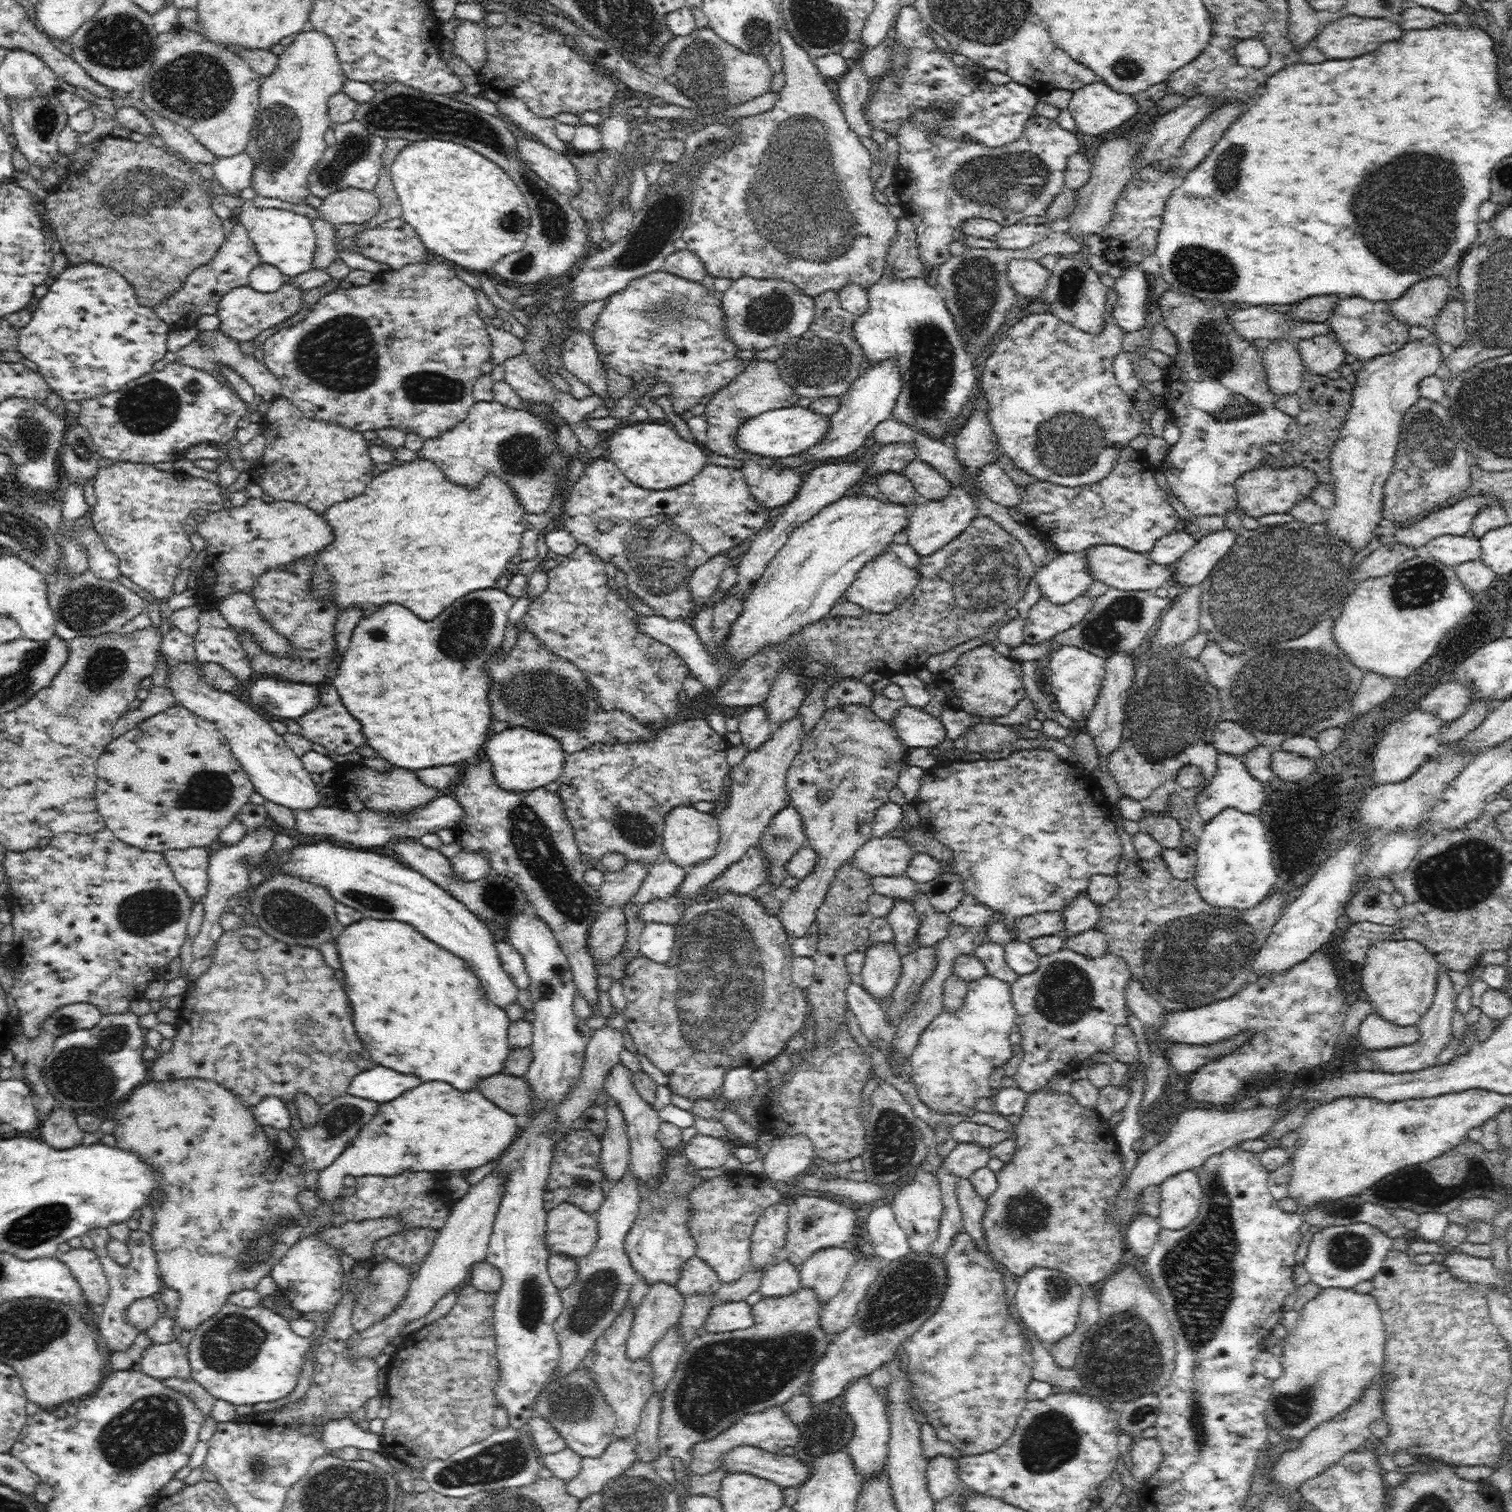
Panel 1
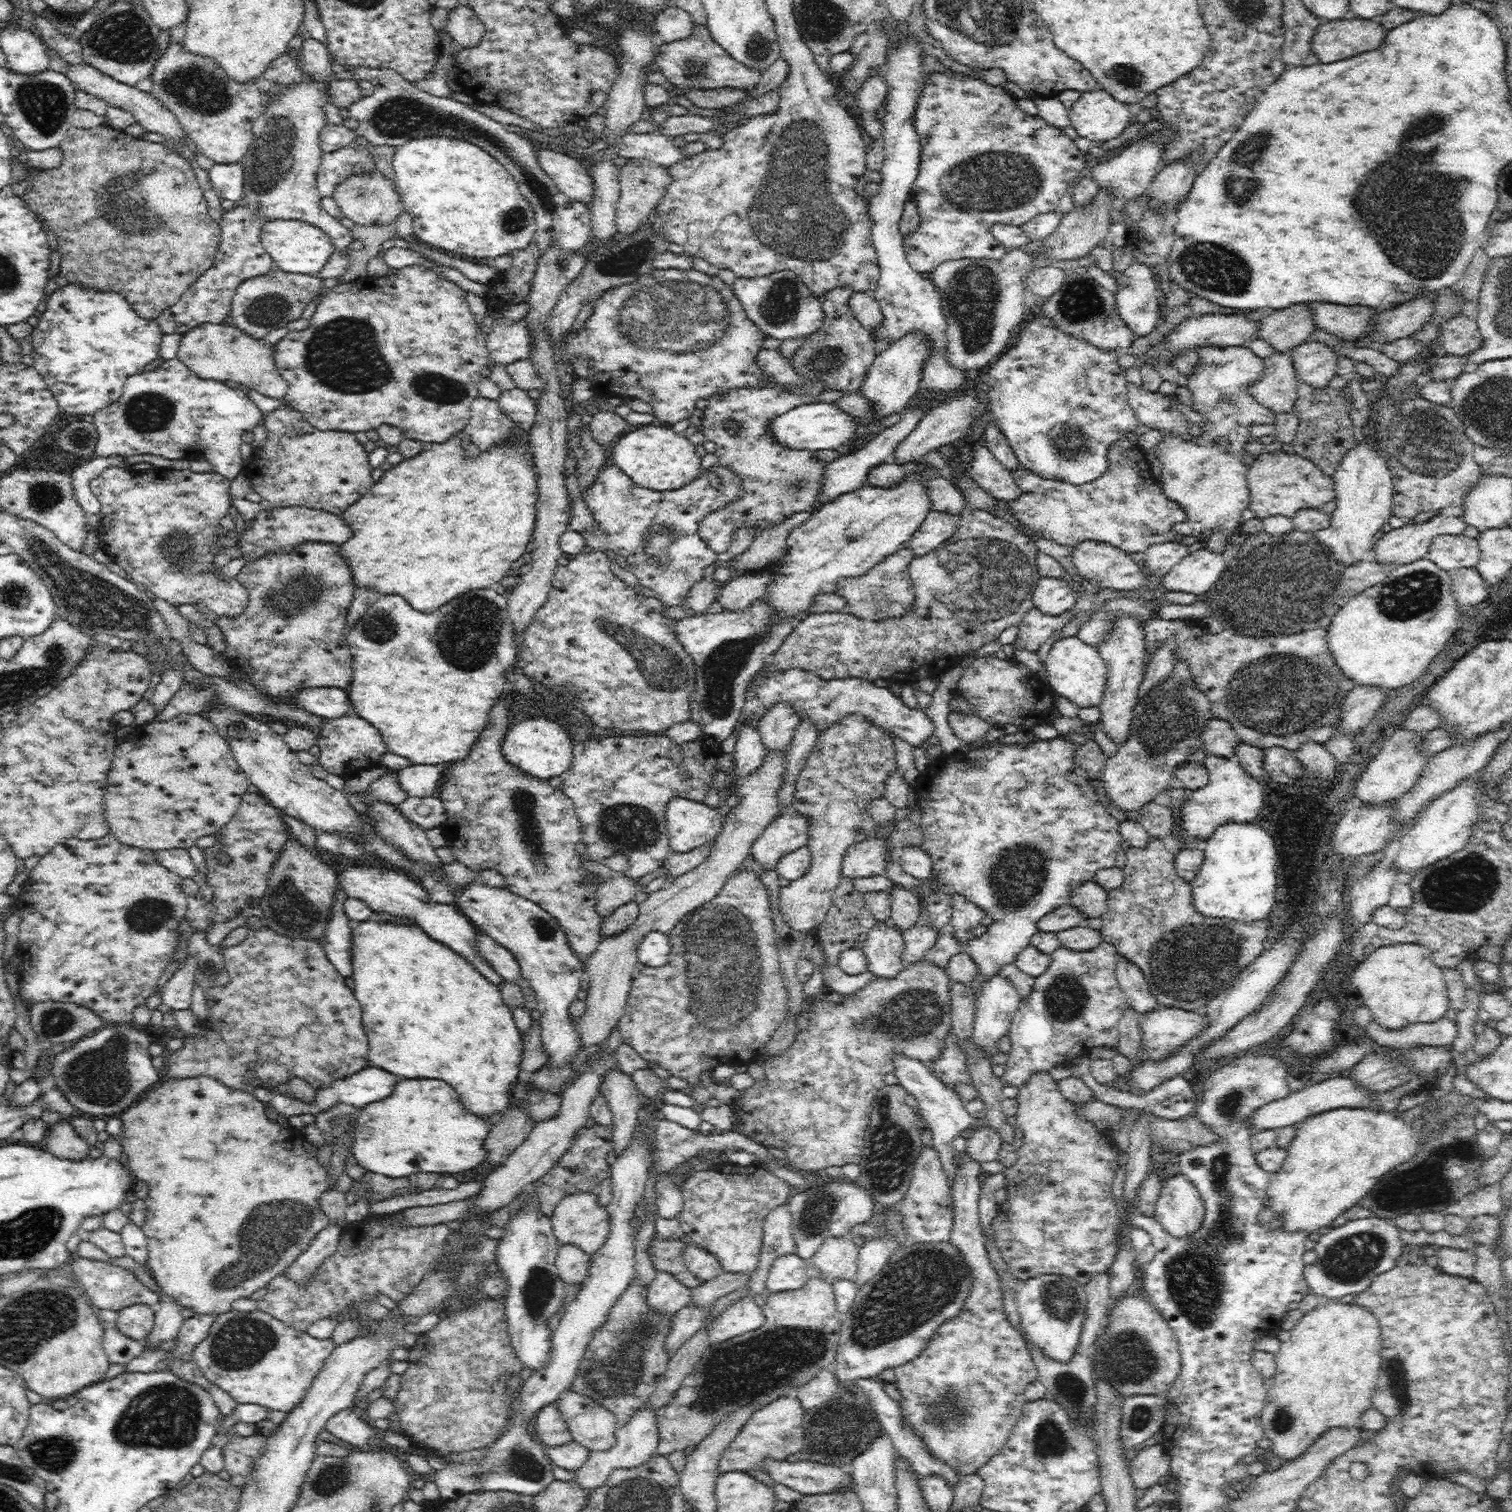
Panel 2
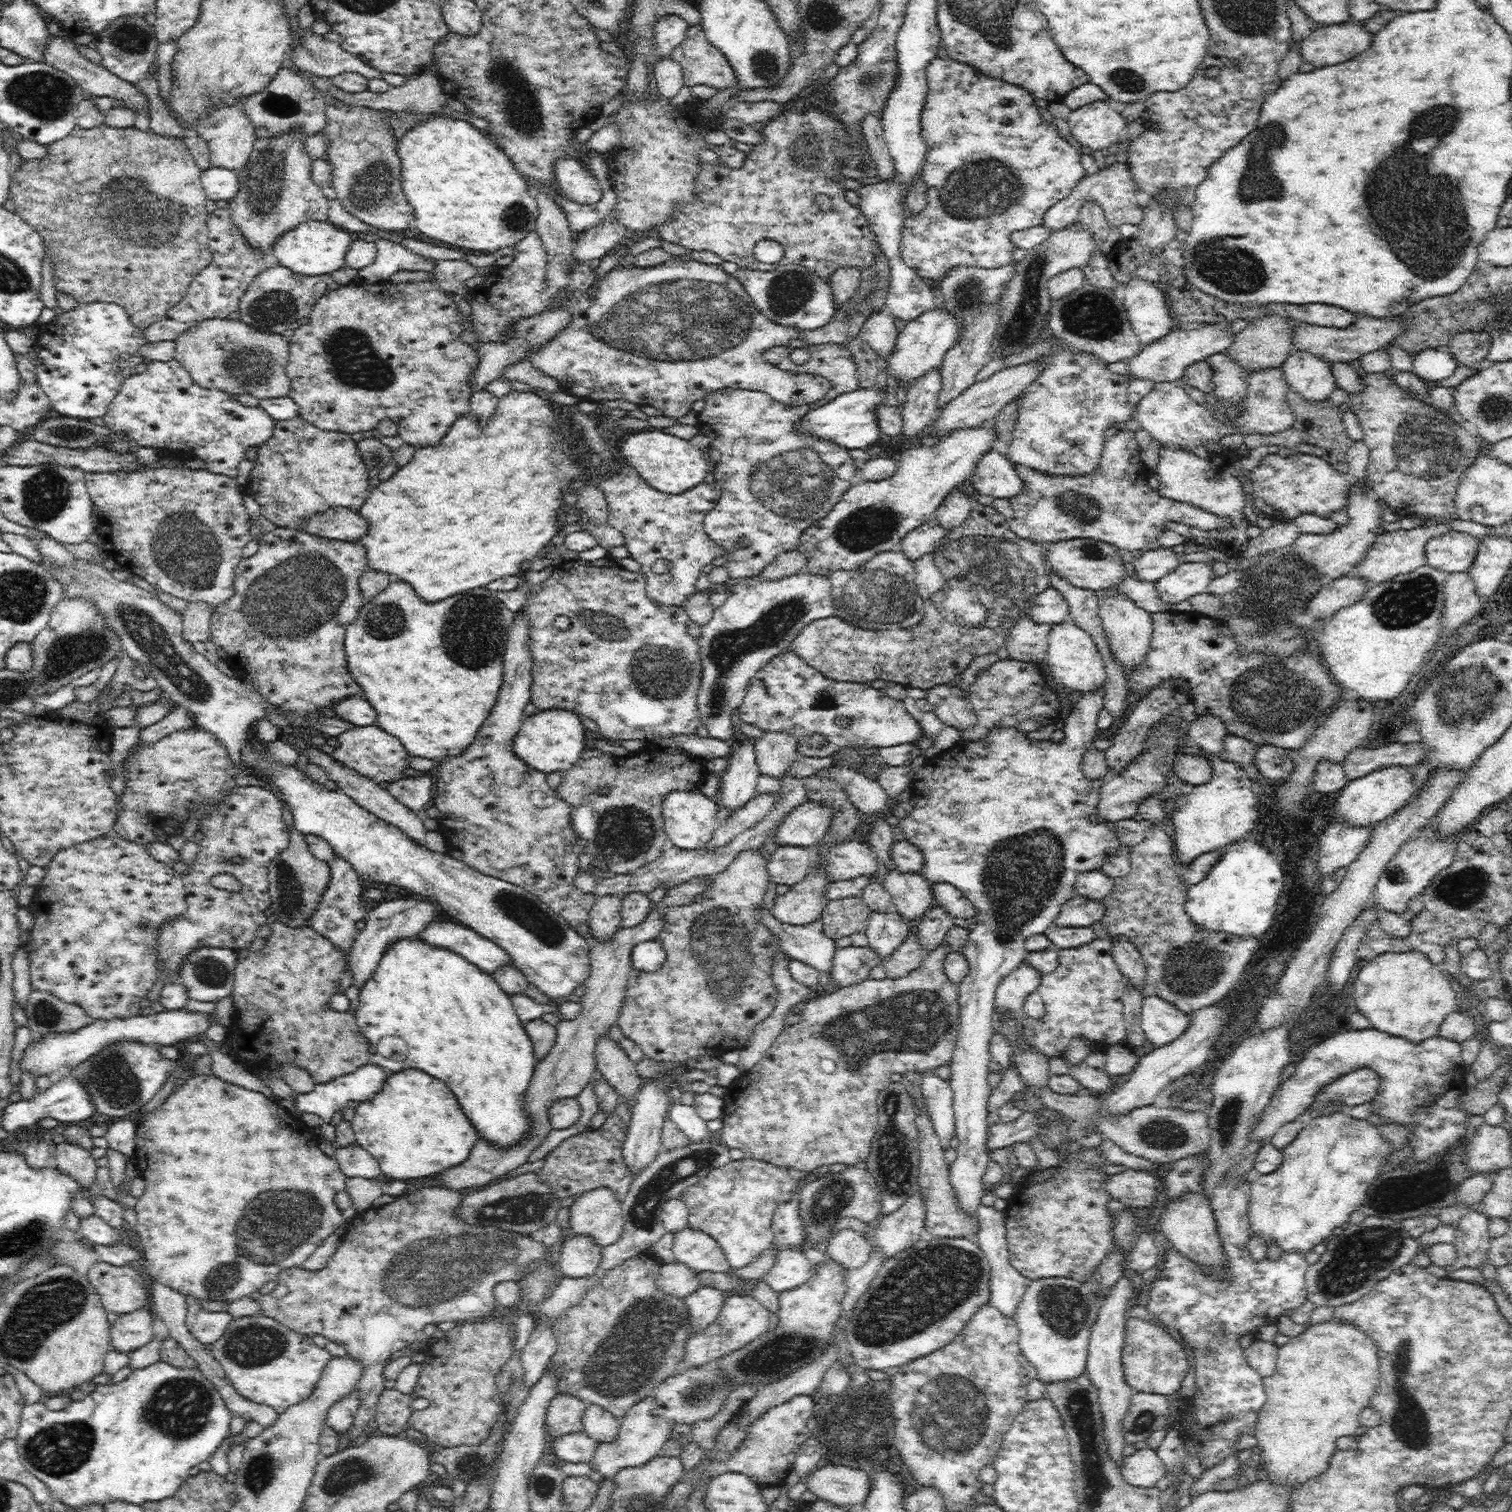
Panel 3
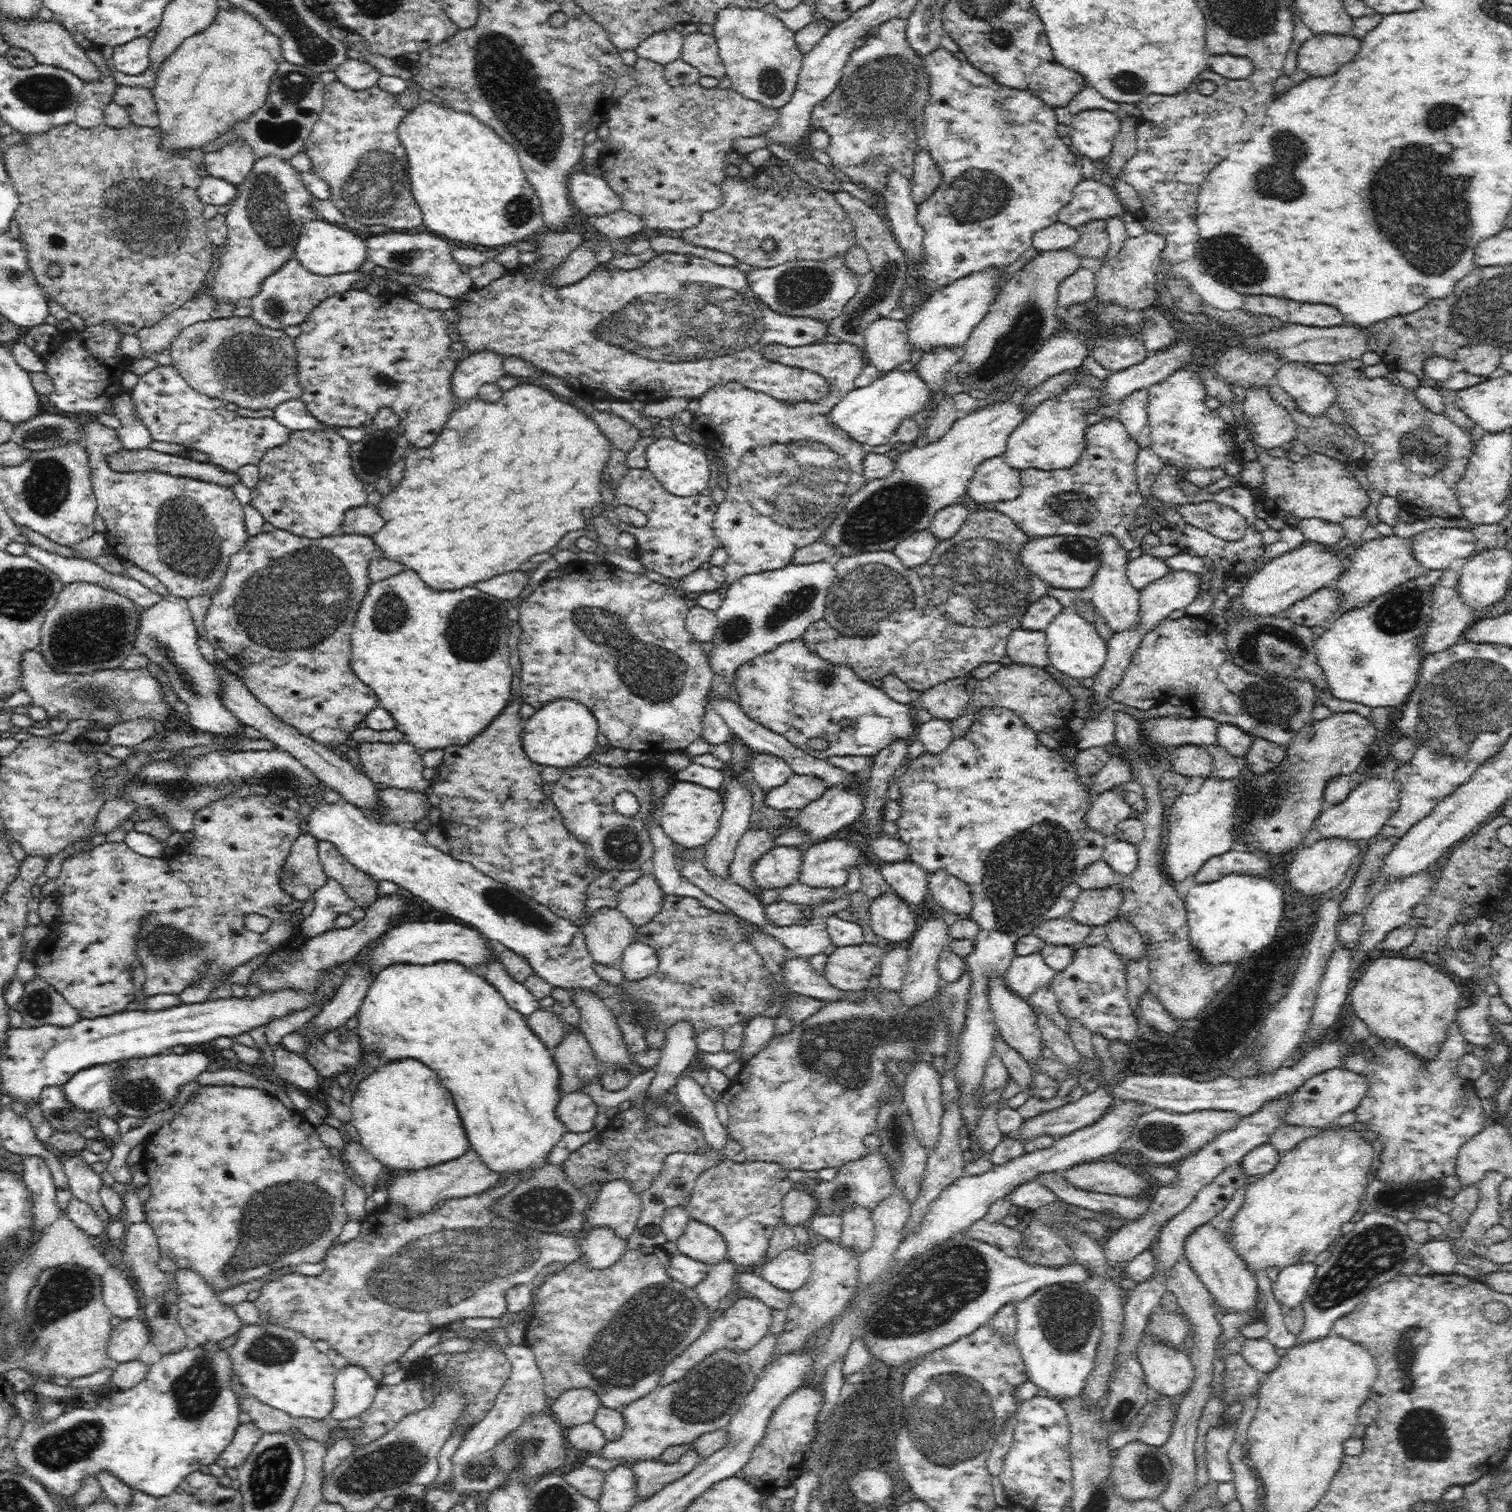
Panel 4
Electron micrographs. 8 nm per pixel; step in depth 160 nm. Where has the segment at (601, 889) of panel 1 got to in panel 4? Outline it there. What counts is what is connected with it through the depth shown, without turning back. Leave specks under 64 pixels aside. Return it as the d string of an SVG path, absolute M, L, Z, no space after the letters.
M600 908L581 926L593 961L621 968L624 950L635 941L637 928L618 908Z

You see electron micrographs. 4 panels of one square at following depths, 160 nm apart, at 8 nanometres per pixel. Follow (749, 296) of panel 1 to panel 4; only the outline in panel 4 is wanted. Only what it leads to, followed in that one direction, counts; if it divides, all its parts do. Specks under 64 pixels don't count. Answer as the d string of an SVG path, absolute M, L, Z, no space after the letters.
M843 256L825 261L795 260L746 272L746 281L752 292L776 314L812 317L824 322L841 314L858 290L858 278L856 273L846 269Z

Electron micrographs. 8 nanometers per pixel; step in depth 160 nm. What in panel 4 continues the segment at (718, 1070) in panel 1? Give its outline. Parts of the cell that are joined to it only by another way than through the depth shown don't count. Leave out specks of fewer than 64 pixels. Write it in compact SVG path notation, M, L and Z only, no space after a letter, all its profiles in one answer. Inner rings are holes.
M760 827L745 830L730 866L730 880L742 886L747 892L758 894L760 890L752 879L752 868L774 845L775 838L768 829ZM665 896L662 901L660 912L651 922L638 927L635 936L636 941L648 944L656 951L659 968L653 976L640 981L626 980L623 984L628 992L626 999L644 999L654 1006L654 1026L648 1028L645 1034L648 1047L658 1047L661 1050L667 1030L681 1020L692 1023L694 1037L697 1039L697 1036L708 1028L716 1027L725 1032L745 1018L751 1020L764 1012L768 999L776 1001L770 971L746 931L748 922L733 912L718 913L710 910L704 907L700 900L692 897Z

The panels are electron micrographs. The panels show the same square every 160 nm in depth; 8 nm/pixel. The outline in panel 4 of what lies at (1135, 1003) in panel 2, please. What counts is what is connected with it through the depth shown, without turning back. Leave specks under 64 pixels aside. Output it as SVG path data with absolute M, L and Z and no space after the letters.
M1115 918L1106 927L1107 944L1126 961L1126 964L1145 955L1146 945L1142 935L1128 920Z

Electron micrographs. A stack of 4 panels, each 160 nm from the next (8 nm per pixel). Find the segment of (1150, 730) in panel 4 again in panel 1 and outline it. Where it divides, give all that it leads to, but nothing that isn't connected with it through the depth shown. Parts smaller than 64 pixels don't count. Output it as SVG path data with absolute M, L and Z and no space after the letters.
M1220 721L1214 731L1214 744L1219 753L1243 757L1258 745L1257 738L1234 721Z

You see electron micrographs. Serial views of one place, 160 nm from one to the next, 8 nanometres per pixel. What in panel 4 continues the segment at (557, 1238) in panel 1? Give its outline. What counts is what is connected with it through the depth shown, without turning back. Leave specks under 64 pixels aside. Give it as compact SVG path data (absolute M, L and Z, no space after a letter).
M616 1179L597 1187L590 1208L586 1208L585 1230L610 1227L616 1237L627 1239L642 1214L640 1193L632 1191L626 1179Z

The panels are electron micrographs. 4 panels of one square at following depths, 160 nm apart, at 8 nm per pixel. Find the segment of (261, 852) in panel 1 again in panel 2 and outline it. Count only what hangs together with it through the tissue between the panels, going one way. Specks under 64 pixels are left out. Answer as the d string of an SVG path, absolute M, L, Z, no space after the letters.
M188 956L178 965L175 974L163 988L162 1002L174 1011L190 1009L190 998L195 984L195 968L195 956Z

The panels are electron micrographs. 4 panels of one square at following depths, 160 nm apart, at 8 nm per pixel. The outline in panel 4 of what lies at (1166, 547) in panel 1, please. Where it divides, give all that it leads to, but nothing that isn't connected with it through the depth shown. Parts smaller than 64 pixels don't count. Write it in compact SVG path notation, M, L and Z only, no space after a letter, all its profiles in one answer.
M1148 553L1129 560L1127 564L1128 578L1138 591L1166 576L1168 571L1170 568L1164 558L1154 557Z

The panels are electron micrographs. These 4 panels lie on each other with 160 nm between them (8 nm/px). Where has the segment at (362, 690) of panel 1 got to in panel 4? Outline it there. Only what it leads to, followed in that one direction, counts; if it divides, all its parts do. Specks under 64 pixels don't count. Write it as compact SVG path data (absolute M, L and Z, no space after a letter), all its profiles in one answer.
M404 570L400 574L394 574L388 578L379 580L369 585L366 596L362 599L355 623L351 628L351 660L352 670L358 678L368 684L380 704L384 704L386 710L390 710L390 714L394 716L394 720L398 722L396 729L400 730L404 736L404 740L418 747L418 750L434 750L436 748L446 748L447 746L464 746L468 744L478 733L481 733L494 717L498 716L506 704L510 701L510 683L512 682L512 671L510 668L510 649L508 648L510 628L512 621L508 617L508 603L501 599L482 592L477 586L464 587L448 592L436 592L432 588L428 588L416 572Z

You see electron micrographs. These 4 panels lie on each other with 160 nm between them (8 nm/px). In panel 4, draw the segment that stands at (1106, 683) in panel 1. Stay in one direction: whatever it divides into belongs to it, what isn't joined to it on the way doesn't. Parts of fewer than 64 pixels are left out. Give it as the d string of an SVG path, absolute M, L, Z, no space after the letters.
M1102 535L1098 539L1101 565L1088 587L1090 603L1107 625L1117 631L1134 628L1139 623L1139 591L1133 587L1127 575L1128 551L1112 535Z

